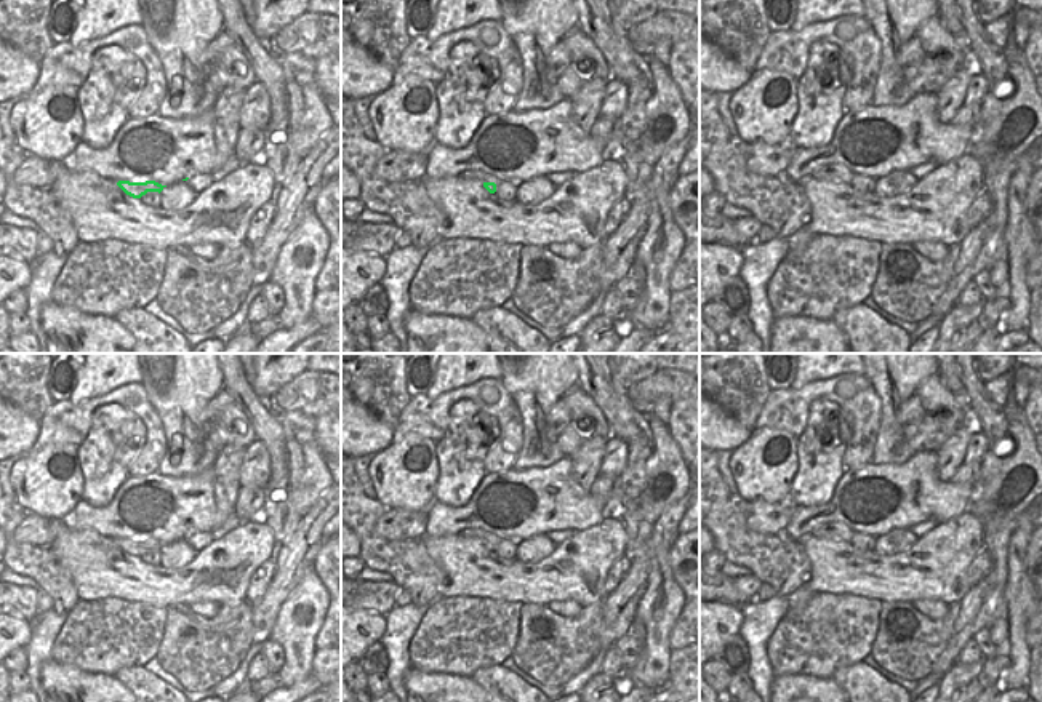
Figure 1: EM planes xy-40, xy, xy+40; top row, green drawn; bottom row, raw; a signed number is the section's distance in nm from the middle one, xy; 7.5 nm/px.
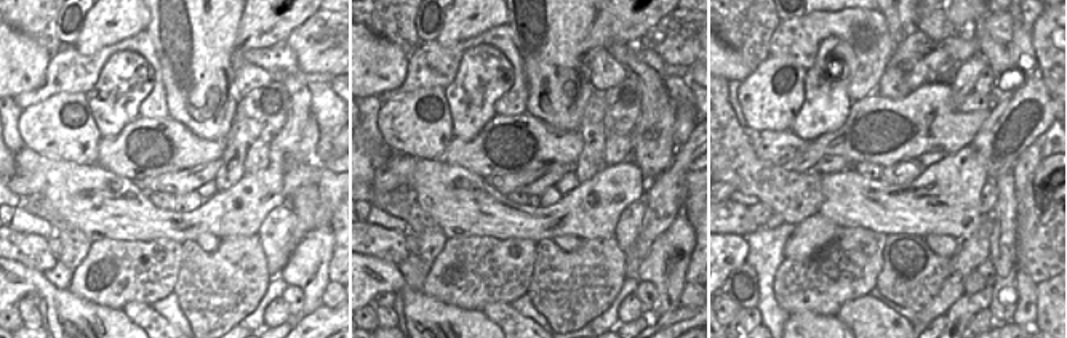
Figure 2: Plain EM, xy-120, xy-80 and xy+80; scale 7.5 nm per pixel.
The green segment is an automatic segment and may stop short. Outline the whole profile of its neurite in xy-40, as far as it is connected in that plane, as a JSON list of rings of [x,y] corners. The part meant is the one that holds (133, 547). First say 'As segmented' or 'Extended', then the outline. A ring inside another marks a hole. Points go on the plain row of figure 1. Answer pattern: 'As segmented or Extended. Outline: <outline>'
As segmented. Outline: [[[118,539],[117,544],[130,555],[141,556],[147,550],[162,550],[166,544],[162,544],[155,539],[146,540],[130,540],[130,539]]]

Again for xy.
Extended. Outline: [[[467,528],[464,531],[459,532],[463,537],[471,537],[471,539],[479,539],[483,542],[483,545],[490,550],[490,552],[495,552],[496,550],[496,542],[498,542],[498,537],[485,532],[485,531],[480,531],[477,528]]]

